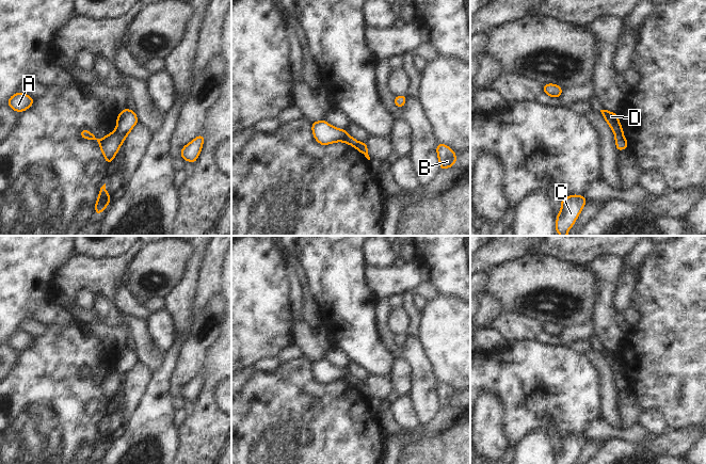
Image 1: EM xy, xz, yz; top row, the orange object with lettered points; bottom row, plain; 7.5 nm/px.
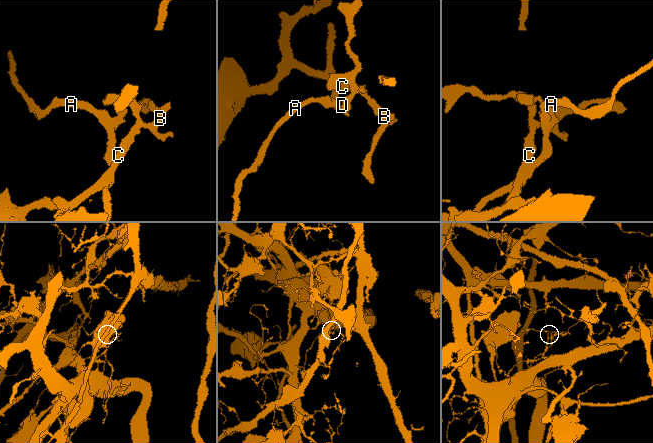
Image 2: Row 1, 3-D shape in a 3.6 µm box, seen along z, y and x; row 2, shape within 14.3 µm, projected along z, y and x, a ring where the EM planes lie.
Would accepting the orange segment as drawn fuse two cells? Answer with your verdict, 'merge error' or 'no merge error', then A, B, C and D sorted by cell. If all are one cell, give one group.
merge error; A / B C D

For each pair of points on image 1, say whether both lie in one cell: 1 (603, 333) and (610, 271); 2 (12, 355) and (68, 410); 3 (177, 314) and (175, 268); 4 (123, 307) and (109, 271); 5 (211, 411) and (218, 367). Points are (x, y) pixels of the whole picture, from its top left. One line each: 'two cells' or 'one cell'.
1: one cell
2: two cells
3: two cells
4: two cells
5: one cell

